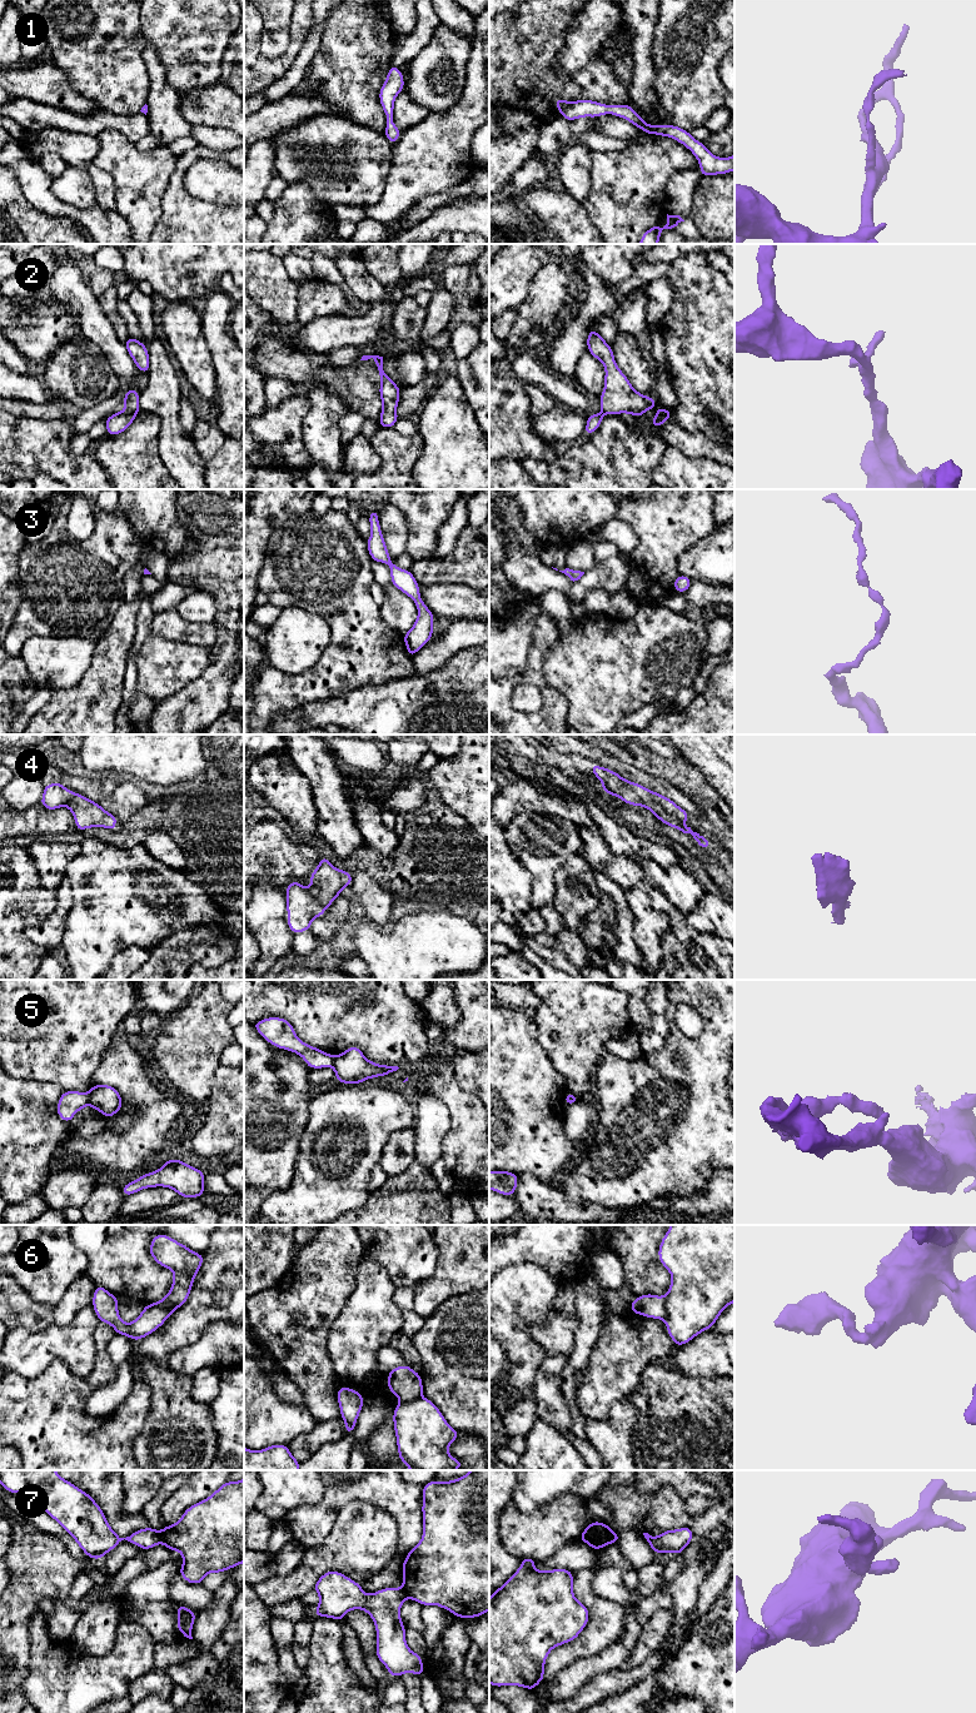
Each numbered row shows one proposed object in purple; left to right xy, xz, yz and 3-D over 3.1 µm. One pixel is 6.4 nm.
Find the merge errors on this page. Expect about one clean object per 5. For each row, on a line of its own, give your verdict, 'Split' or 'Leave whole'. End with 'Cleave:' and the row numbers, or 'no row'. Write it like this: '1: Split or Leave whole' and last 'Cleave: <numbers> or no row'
1: Leave whole
2: Split
3: Leave whole
4: Split
5: Split
6: Split
7: Split
Cleave: 2, 4, 5, 6, 7

